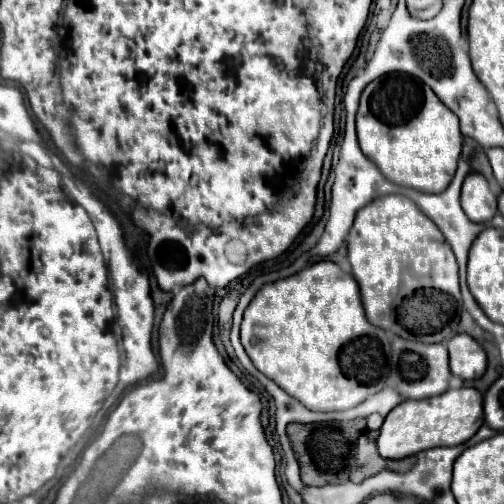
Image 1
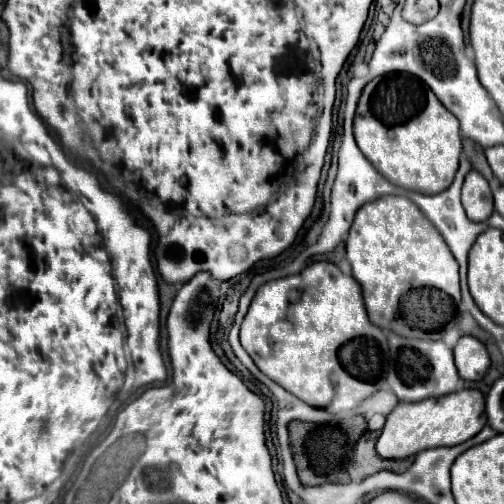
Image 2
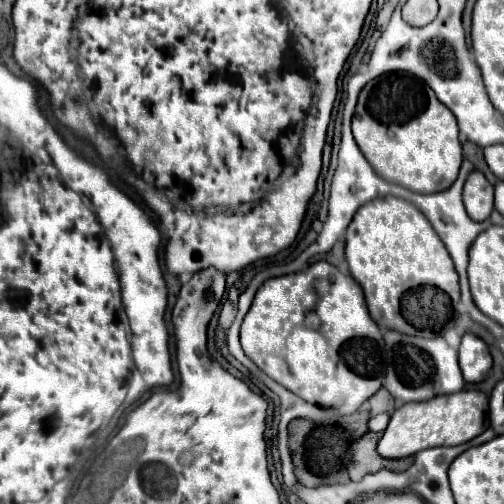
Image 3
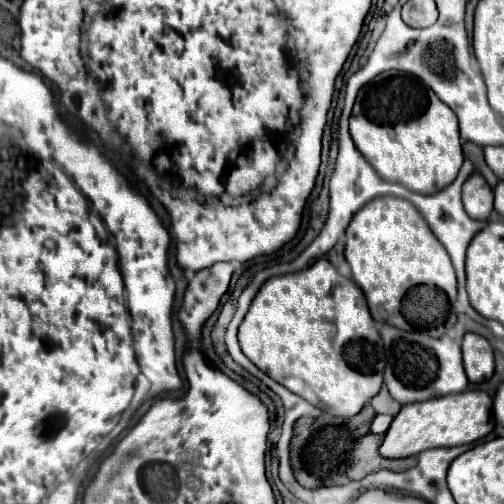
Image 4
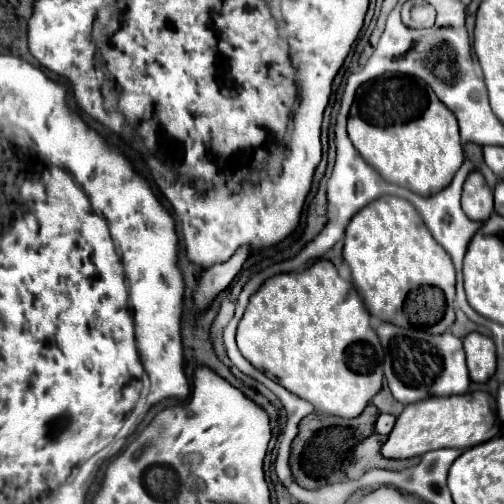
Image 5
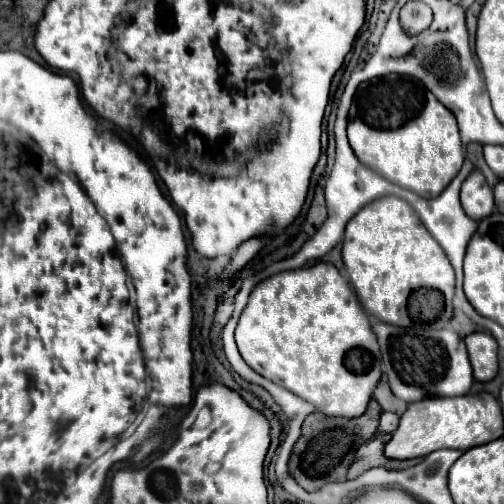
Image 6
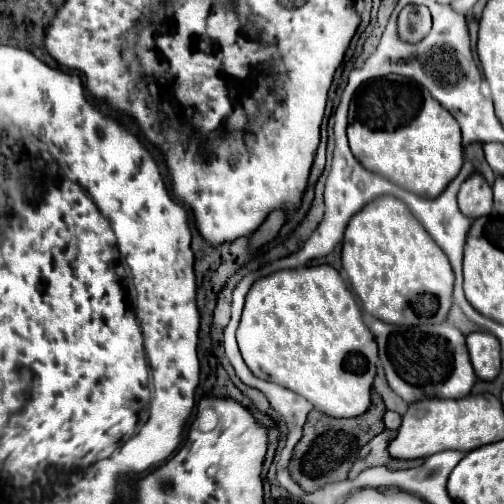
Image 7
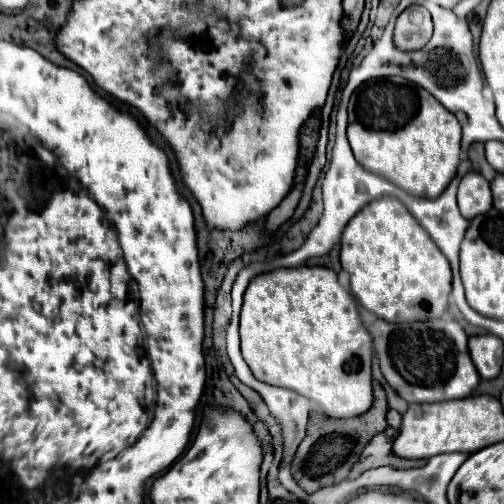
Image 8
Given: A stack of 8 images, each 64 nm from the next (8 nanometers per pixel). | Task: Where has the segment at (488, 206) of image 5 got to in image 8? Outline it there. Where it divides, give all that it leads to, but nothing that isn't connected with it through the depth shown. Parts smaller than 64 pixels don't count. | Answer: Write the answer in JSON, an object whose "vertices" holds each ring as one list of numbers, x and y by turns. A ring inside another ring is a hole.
{"vertices":[[468,172,458,188,458,206,464,218,472,220,492,208,492,192,488,180,478,172]]}

